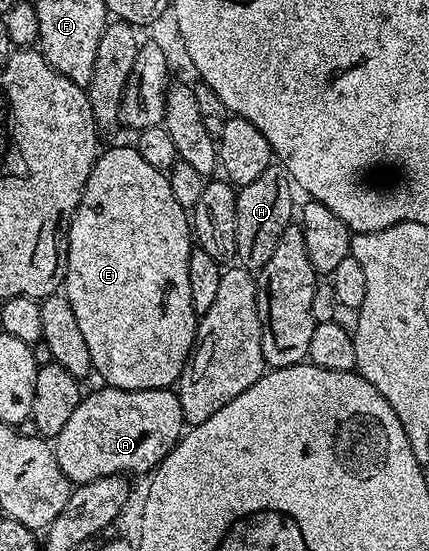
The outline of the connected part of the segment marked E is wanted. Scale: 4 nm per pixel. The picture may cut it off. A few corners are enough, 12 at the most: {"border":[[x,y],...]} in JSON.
{"border":[[100,153],[63,295],[110,388],[173,388],[197,339],[191,216]]}

